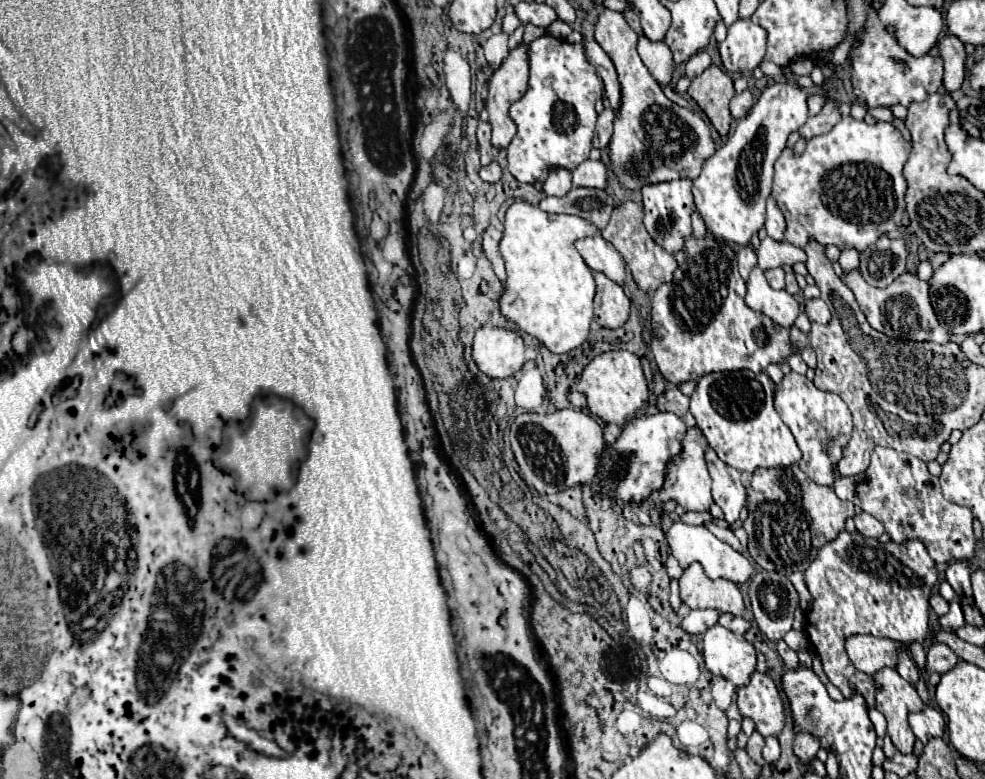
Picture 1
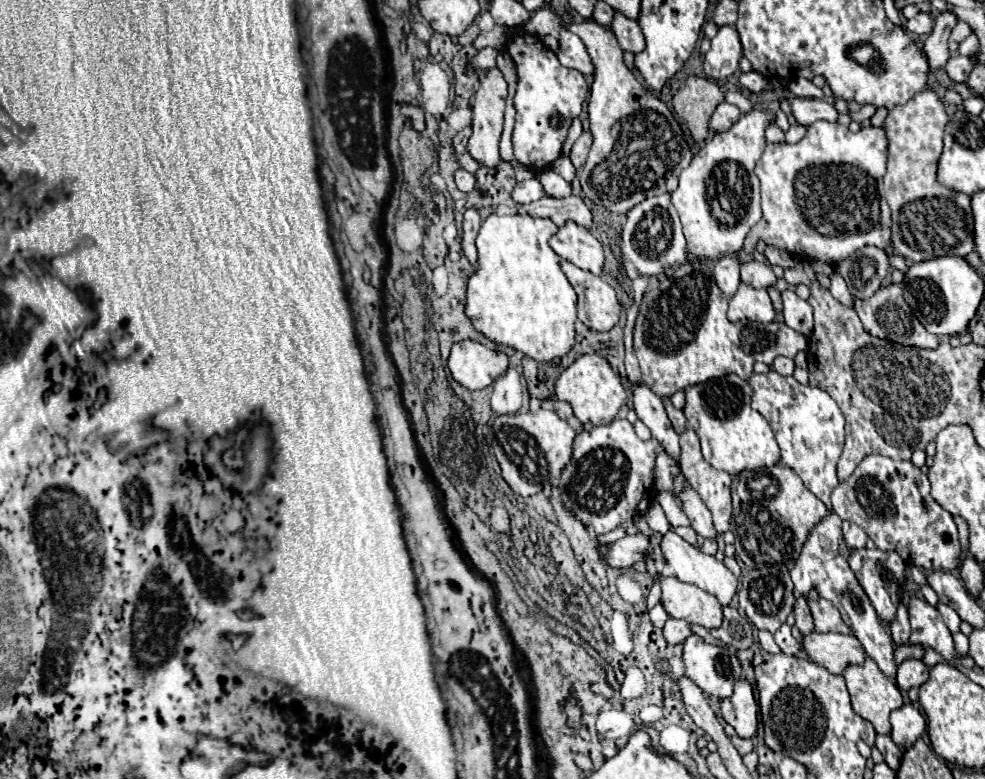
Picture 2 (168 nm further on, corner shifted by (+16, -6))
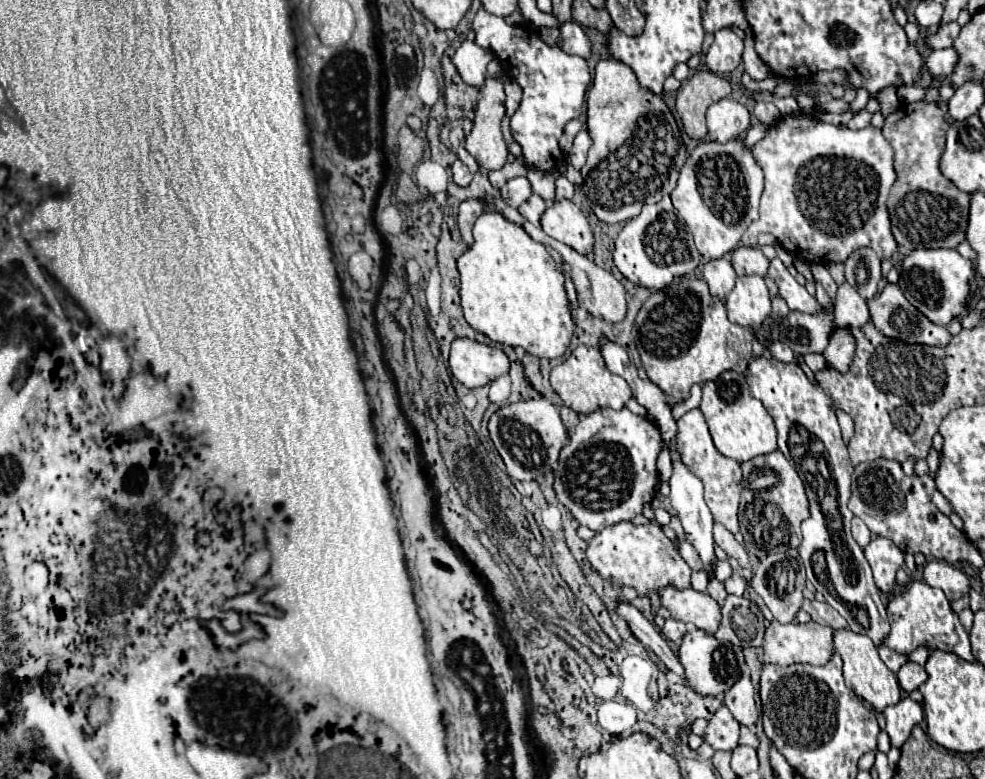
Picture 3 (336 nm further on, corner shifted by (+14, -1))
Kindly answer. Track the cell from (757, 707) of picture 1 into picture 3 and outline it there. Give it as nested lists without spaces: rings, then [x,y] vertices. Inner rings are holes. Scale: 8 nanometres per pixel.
[[[742,676],[728,692],[726,692],[726,698],[724,698],[724,704],[730,708],[730,712],[734,714],[734,718],[752,728],[758,720],[758,710],[756,710],[756,690],[750,682],[750,676]]]

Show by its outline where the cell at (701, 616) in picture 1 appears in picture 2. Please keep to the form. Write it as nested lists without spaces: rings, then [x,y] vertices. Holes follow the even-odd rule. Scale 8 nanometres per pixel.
[[[668,619],[664,625],[664,637],[668,643],[684,643],[686,637],[692,635],[692,623],[684,621],[684,619]]]

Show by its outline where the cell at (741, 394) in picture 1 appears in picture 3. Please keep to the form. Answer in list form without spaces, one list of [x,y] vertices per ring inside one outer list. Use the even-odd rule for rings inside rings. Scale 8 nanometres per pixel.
[[[724,372],[716,380],[706,382],[702,386],[702,390],[704,390],[704,396],[702,396],[700,410],[706,416],[706,422],[710,426],[710,434],[712,434],[716,448],[724,456],[734,458],[736,462],[746,462],[746,460],[752,460],[754,456],[774,452],[774,448],[778,448],[774,420],[766,412],[762,402],[750,396],[744,374]]]

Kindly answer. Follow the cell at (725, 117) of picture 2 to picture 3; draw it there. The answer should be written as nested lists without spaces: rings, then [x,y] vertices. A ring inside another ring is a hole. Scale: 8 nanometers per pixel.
[[[724,98],[706,110],[706,122],[710,138],[714,142],[726,144],[746,134],[750,126],[750,112],[740,102]]]

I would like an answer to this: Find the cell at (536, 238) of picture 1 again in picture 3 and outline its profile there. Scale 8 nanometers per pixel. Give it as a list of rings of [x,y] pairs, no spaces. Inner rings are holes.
[[[488,210],[478,216],[474,224],[474,244],[458,258],[460,272],[460,300],[464,304],[464,318],[492,342],[520,346],[536,358],[560,358],[568,350],[574,322],[568,310],[564,274],[558,272],[556,262],[546,248],[534,242],[522,228],[510,224],[502,214]]]

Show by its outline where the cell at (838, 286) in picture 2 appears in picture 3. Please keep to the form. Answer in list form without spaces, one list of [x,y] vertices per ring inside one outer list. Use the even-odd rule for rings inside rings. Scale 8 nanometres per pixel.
[[[846,282],[838,288],[836,296],[836,324],[842,326],[854,326],[862,328],[870,322],[870,312],[866,306],[866,300],[858,296],[858,292]]]

